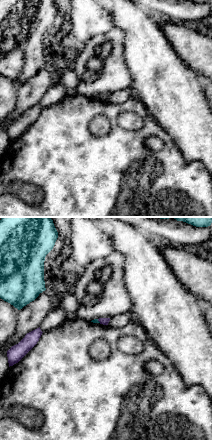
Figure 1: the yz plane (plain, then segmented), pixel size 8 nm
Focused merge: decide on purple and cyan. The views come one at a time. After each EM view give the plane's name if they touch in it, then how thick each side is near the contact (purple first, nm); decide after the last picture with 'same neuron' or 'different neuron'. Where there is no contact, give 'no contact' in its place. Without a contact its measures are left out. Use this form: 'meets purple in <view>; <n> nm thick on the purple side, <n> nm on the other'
meets purple in yz; 60 nm thick on the purple side, 30 nm on the other

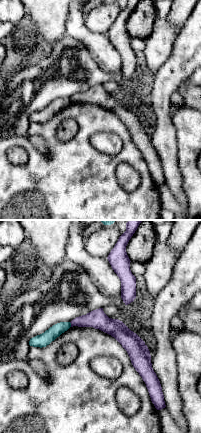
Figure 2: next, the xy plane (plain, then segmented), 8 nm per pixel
meets purple in xy; 150 nm thick on the purple side, 110 nm on the other

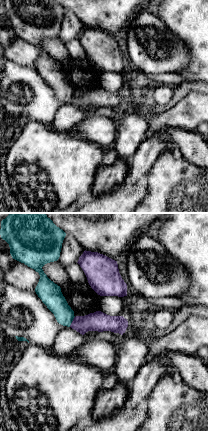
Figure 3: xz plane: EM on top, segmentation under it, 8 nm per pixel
meets purple in xz; 160 nm thick on the purple side, 170 nm on the other

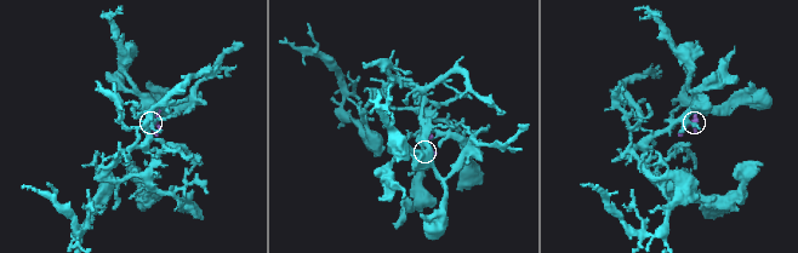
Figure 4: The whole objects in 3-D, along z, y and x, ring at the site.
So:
same neuron

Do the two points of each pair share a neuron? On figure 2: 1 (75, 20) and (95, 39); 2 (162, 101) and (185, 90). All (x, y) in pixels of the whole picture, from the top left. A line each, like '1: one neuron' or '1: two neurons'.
1: one neuron
2: two neurons

